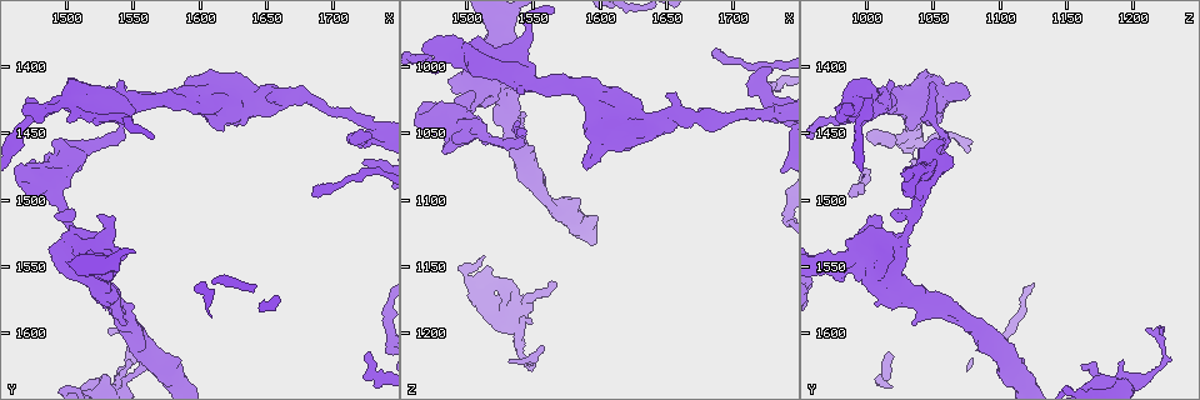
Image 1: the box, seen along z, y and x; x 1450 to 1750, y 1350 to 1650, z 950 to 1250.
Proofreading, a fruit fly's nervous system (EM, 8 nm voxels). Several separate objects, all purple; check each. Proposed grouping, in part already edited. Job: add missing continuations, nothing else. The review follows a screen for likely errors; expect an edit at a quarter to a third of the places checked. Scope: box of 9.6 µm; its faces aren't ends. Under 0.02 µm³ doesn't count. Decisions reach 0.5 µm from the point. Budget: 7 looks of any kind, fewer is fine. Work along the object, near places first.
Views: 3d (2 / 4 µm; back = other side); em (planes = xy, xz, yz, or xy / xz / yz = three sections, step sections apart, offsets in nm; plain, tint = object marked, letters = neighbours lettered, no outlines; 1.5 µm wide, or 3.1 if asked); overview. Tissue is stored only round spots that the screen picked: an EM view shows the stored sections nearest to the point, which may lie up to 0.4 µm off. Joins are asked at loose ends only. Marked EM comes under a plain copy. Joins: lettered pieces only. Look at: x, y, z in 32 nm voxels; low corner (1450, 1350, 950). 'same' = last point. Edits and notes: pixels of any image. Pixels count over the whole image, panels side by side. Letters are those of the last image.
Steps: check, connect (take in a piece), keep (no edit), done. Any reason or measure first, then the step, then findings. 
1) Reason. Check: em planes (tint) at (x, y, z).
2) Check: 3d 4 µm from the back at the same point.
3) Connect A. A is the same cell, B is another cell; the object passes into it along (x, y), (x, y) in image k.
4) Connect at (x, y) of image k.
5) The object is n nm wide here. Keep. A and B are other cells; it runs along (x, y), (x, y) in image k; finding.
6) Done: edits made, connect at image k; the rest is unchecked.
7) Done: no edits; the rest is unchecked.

Free end. Check: 3d 2 µm from the back at (1544, 1410, 1050).

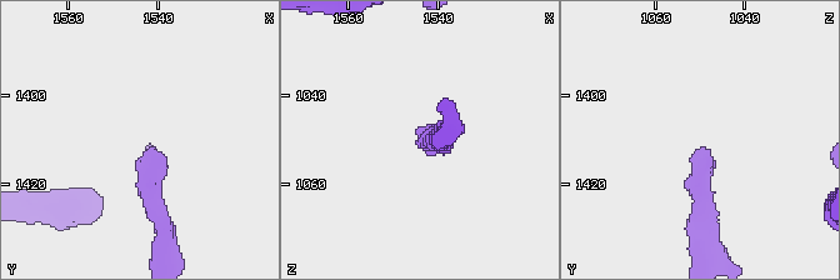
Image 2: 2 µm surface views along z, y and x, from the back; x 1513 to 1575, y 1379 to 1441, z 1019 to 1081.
Check: em planes (letters) at (1542, 1413, 1049).

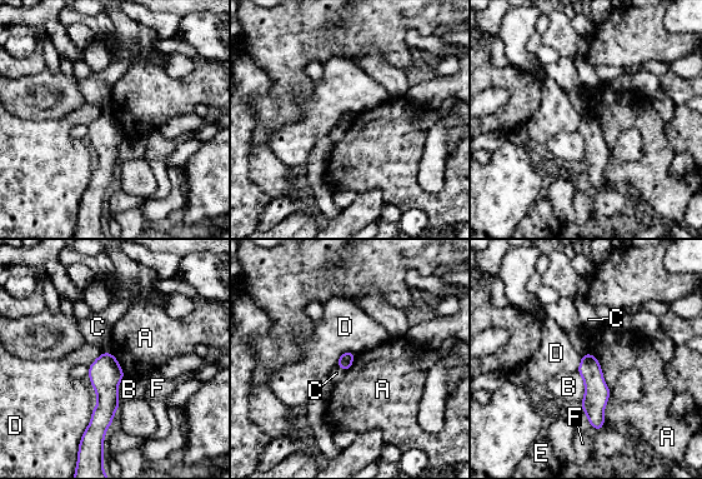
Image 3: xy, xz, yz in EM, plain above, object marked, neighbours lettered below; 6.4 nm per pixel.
Keep. A, B, C, D, E and F are other cells; a border runs along (587, 353), (610, 392), (605, 422) in image 3; none of them fits.

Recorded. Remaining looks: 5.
Branch stops here. Check: 3d 4 µm from the back at (1726, 1450, 1002).

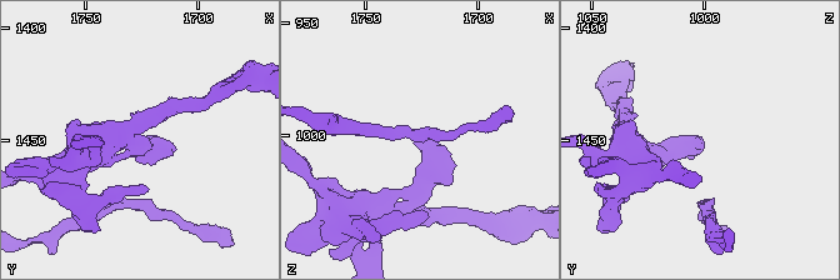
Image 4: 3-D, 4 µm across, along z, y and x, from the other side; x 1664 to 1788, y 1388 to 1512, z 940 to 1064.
Shape alone is not enough. Check: em xy step 8 (tint) at the same point.

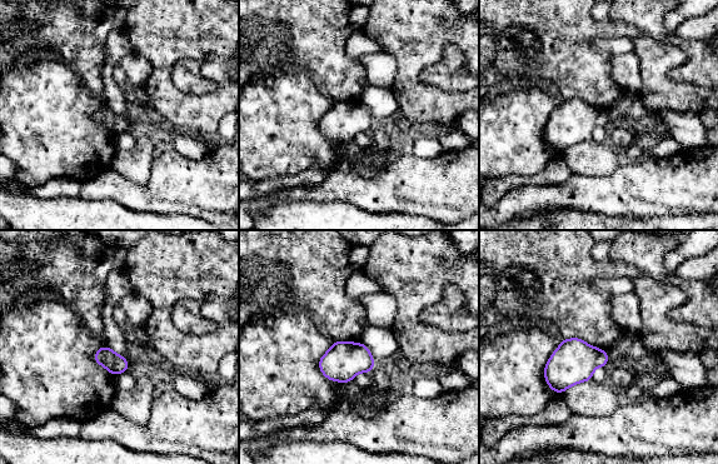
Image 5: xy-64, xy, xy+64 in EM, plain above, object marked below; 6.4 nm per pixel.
What lies round it. Check: em xy step 8 (letters) at the same point.

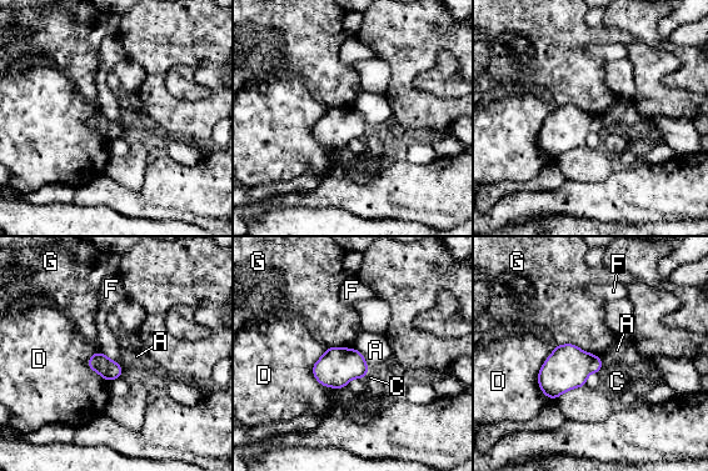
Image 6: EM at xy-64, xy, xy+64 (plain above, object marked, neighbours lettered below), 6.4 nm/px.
The longest contact is with D, 360 nm. Keep. A, C, D, F and G are other cells; a border runs along (100, 351), (120, 366), (121, 376) in image 6; no lettered piece goes on from it.

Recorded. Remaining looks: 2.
Done: no edits; the rest is unchecked.

